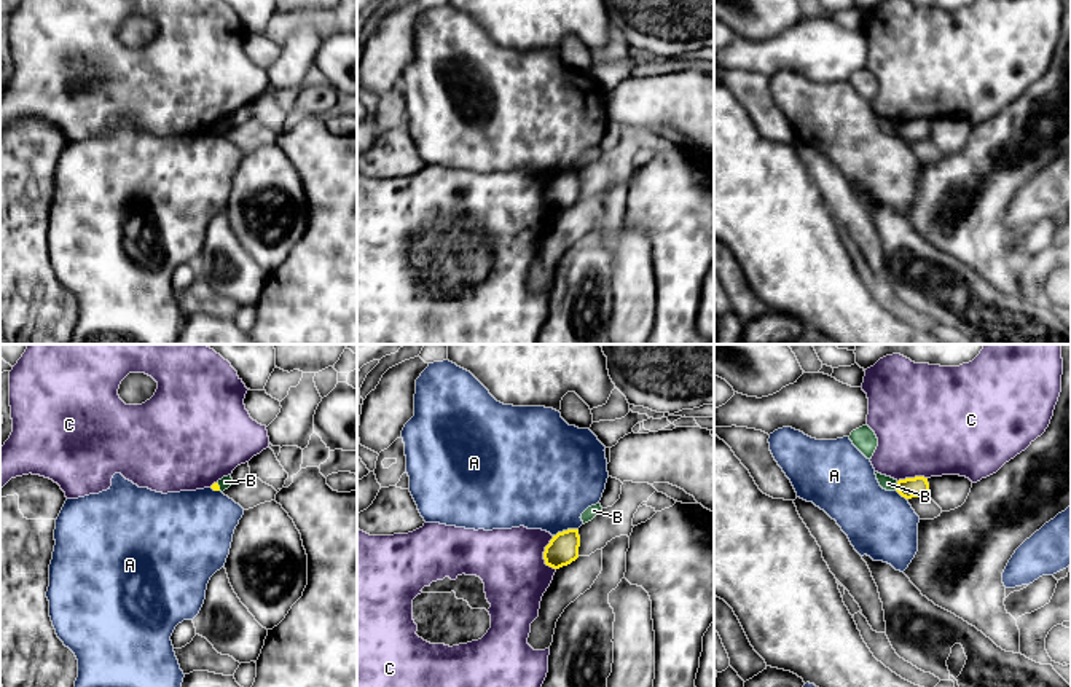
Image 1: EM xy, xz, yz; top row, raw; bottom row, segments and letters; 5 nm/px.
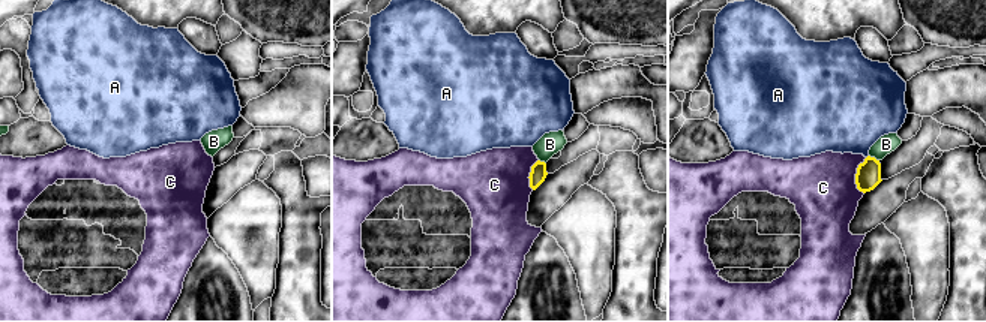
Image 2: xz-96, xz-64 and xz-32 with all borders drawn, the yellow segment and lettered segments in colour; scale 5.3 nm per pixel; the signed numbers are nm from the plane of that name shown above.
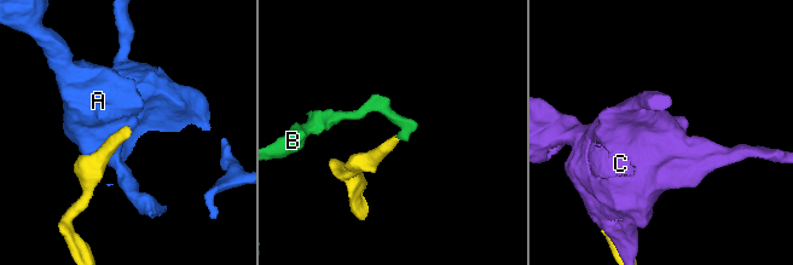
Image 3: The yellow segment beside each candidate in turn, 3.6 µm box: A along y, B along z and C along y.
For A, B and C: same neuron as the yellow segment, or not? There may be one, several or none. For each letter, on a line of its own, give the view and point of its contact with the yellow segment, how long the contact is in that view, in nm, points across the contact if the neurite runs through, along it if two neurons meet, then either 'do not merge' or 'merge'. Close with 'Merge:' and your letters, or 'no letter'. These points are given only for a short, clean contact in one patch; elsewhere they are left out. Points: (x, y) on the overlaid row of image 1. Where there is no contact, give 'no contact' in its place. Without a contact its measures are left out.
A: meets yellow in xz at (564, 531); contact 130 nm long; do not merge
B: meets yellow in yz at (896, 486); contact 50 nm long; border along yz (898, 482), (894, 490); do not merge
C: meets yellow in xz at (544, 555); contact 180 nm long; do not merge
Merge: no letter

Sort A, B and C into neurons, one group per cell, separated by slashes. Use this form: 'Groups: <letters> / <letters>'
Groups: A / B / C

